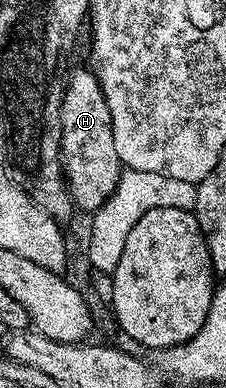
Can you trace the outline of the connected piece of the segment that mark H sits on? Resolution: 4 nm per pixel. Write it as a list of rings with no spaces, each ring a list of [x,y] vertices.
[[[79,68],[68,75],[59,117],[59,160],[63,164],[63,179],[71,191],[71,203],[76,209],[84,208],[87,214],[93,214],[113,194],[121,171],[119,155],[113,146],[109,106],[103,101],[103,88],[94,71]]]

